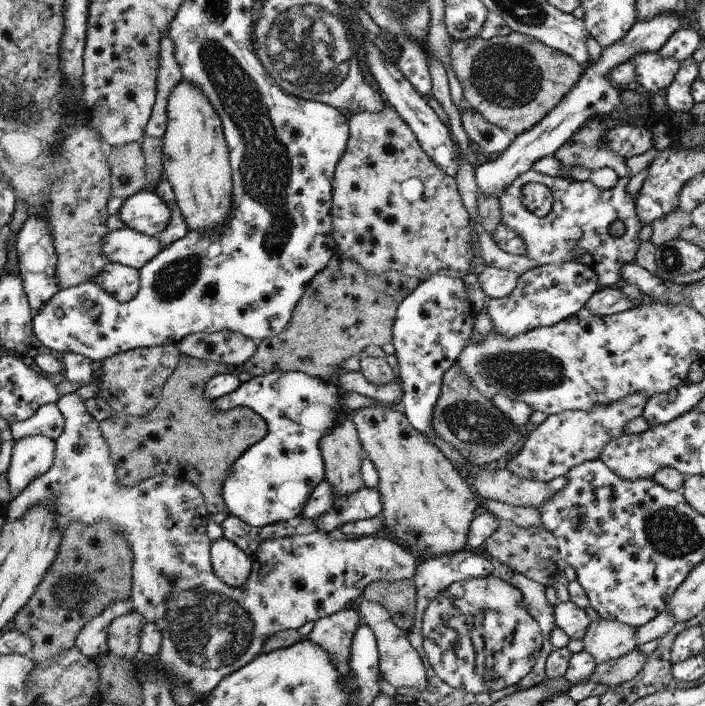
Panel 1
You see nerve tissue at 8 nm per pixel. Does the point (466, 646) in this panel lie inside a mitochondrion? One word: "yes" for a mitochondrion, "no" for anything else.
yes

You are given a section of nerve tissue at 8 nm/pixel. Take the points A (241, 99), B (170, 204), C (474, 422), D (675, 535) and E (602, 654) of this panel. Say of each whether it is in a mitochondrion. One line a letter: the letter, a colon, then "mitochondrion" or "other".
A: mitochondrion
B: other
C: mitochondrion
D: mitochondrion
E: other

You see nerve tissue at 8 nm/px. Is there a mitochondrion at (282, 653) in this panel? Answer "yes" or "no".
no

